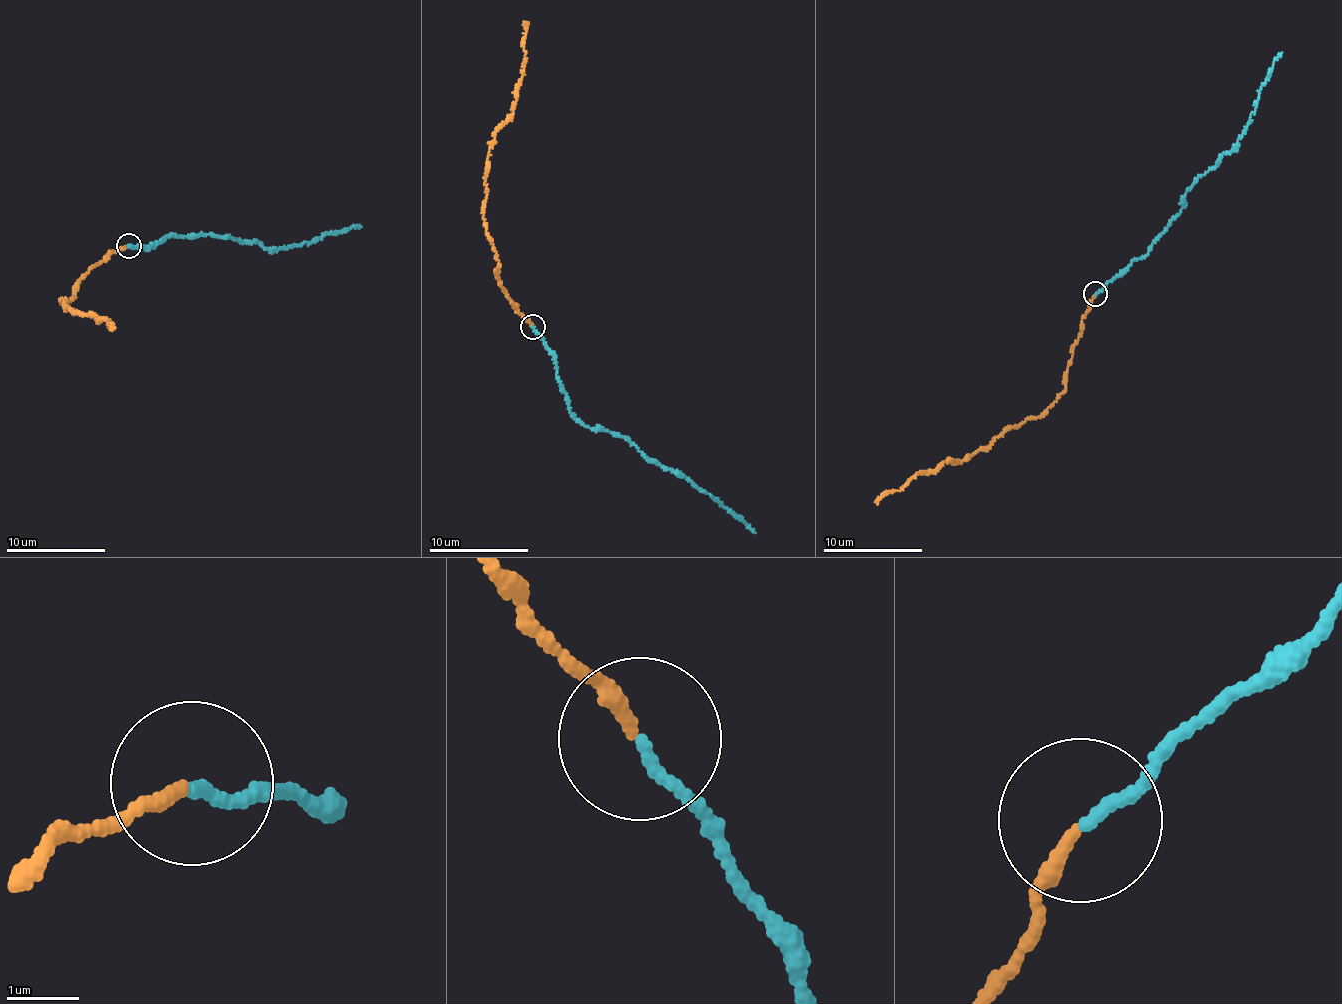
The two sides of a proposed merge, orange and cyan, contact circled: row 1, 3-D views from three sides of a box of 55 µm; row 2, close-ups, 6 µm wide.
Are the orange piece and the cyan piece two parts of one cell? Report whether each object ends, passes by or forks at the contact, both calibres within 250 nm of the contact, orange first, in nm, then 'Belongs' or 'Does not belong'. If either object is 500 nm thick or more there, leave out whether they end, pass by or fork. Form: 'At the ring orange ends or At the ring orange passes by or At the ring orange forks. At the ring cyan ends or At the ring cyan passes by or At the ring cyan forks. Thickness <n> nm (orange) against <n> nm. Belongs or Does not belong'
At the ring orange ends. At the ring cyan ends. Thickness 190 nm (orange) against 150 nm. Belongs

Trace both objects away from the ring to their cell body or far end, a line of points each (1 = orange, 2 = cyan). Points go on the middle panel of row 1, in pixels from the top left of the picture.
1: (532, 327), (503, 289), (484, 220), (487, 159), (494, 132), (513, 112), (526, 59), (523, 21)
2: (532, 327), (550, 348), (572, 413), (585, 427), (630, 438), (646, 458), (681, 471), (755, 533)

